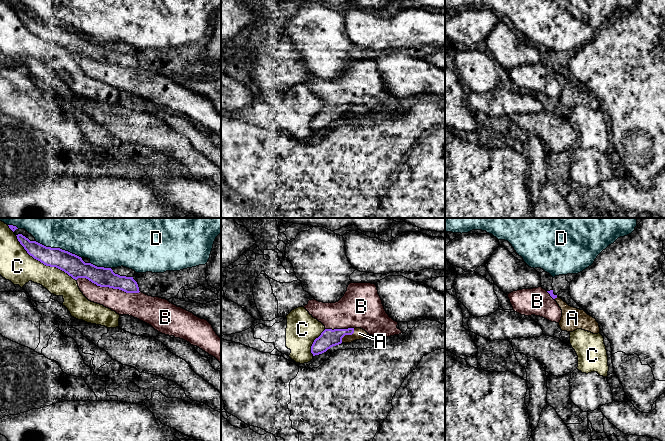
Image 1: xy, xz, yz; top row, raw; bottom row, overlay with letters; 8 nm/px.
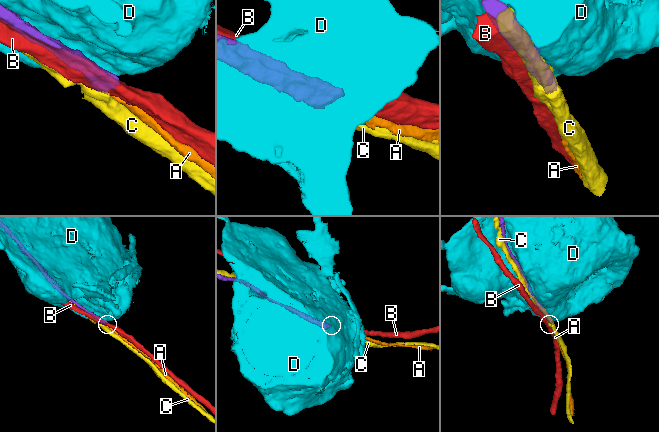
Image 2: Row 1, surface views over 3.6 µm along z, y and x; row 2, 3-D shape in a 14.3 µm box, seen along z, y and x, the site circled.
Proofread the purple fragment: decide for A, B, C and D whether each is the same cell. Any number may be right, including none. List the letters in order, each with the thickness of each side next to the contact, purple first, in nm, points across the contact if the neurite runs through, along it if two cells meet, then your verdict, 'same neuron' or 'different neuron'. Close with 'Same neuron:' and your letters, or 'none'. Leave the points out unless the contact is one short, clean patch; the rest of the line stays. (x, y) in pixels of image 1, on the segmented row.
A: calibres 140 and 90 nm; way xz (328, 338), (347, 334), (359, 333); same neuron
B: calibres 160 and 190 nm; different neuron
C: calibres 170 and 280 nm; different neuron
D: calibres 170 and 500 nm; different neuron
Same neuron: A

